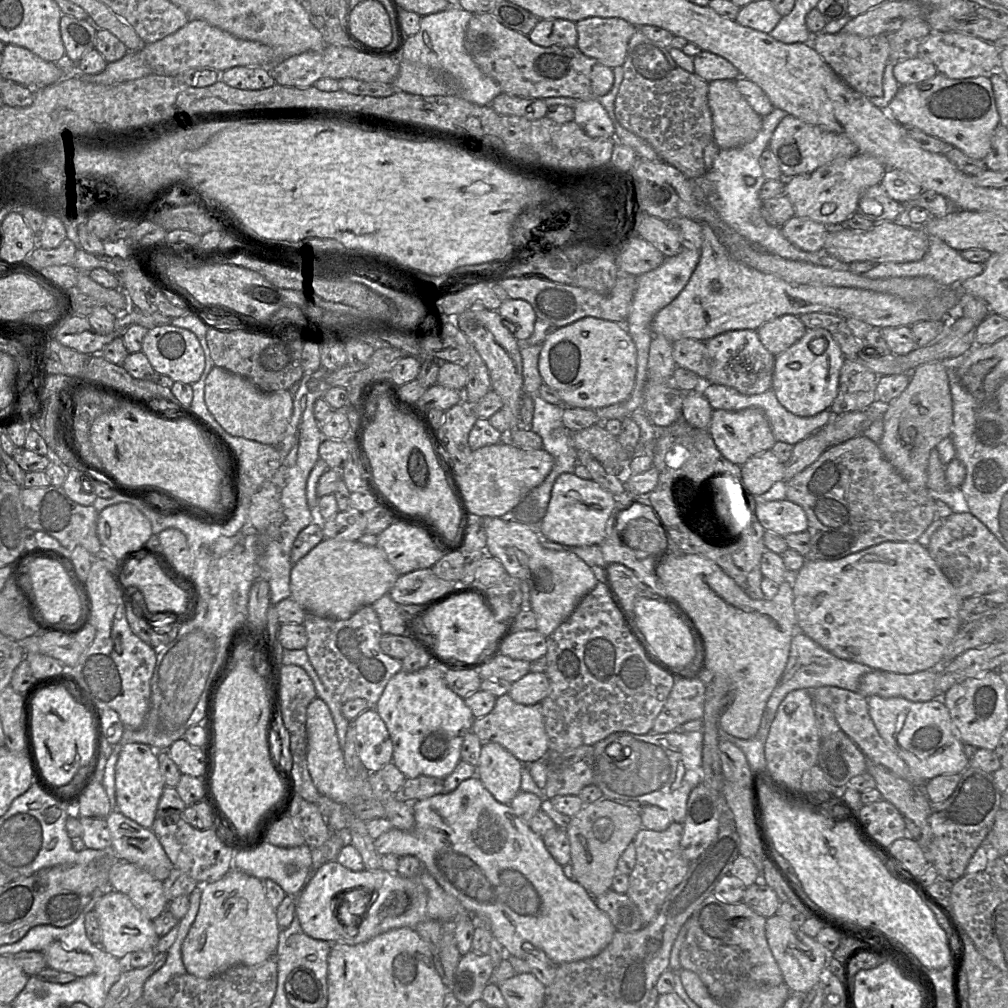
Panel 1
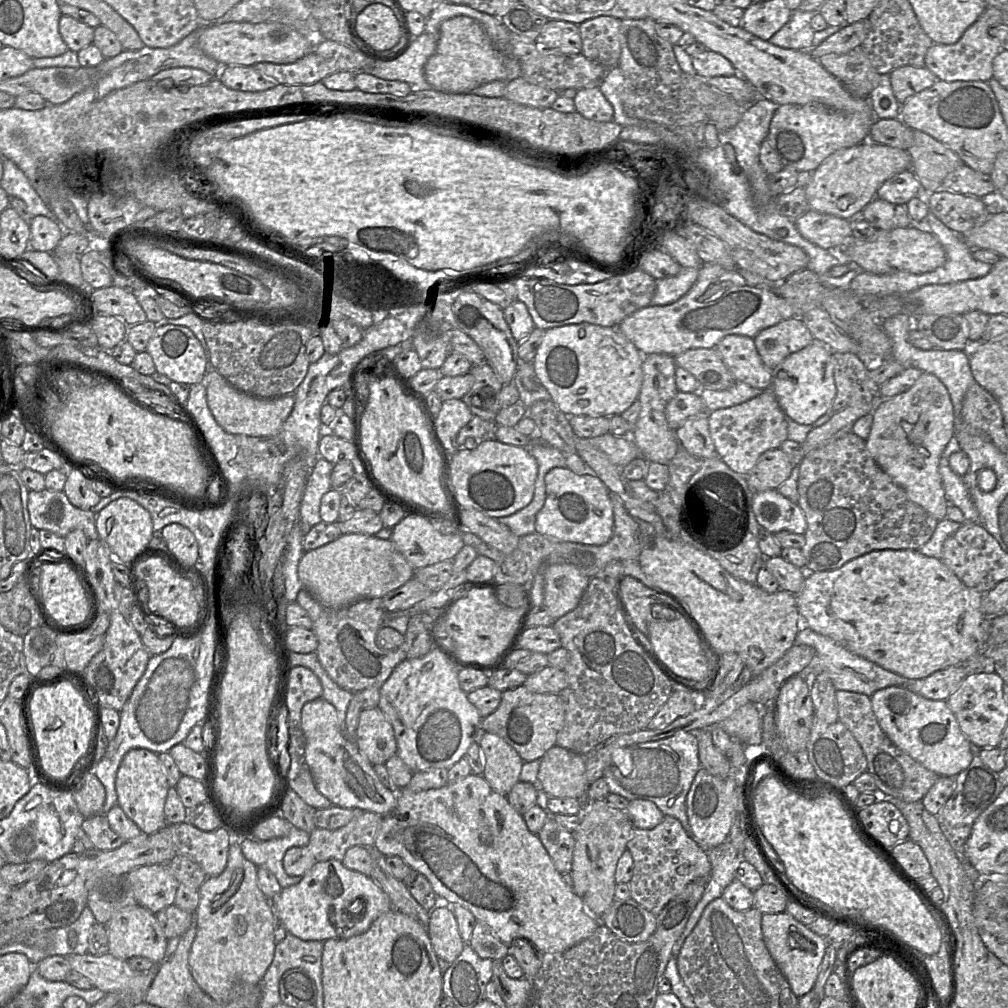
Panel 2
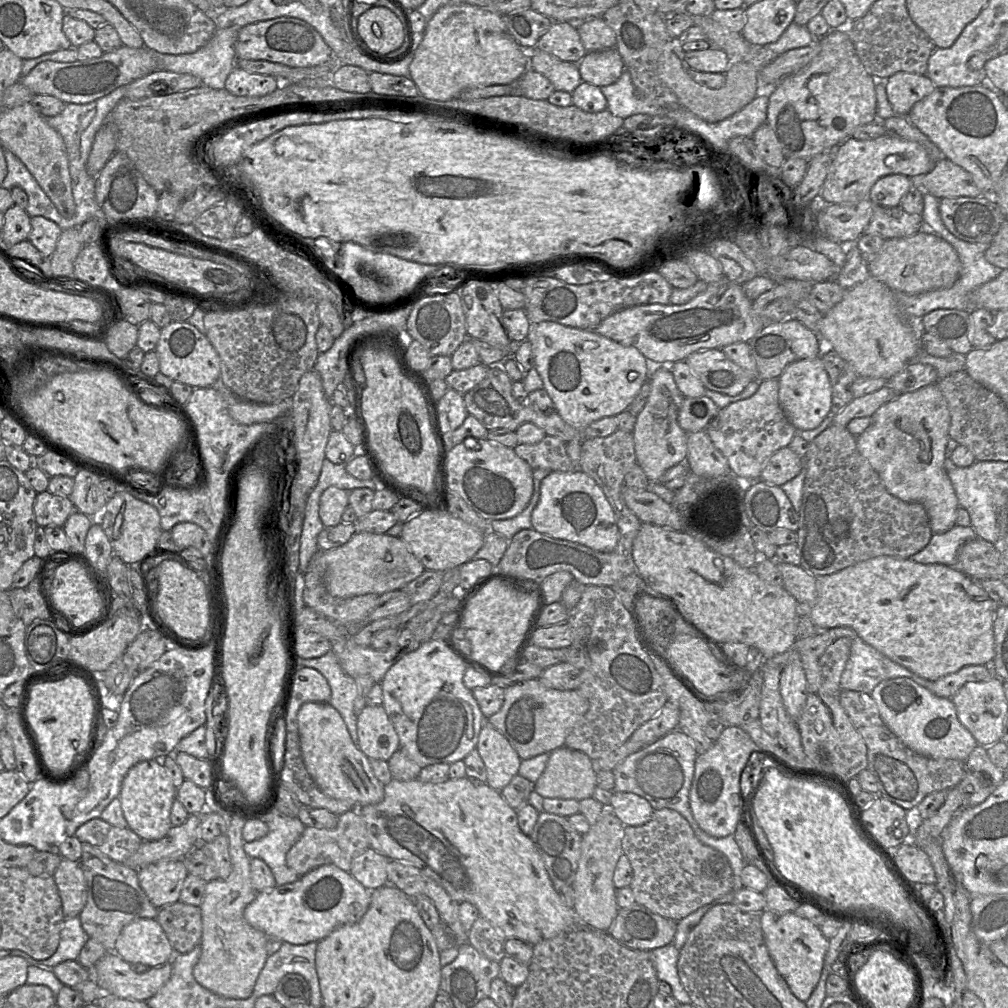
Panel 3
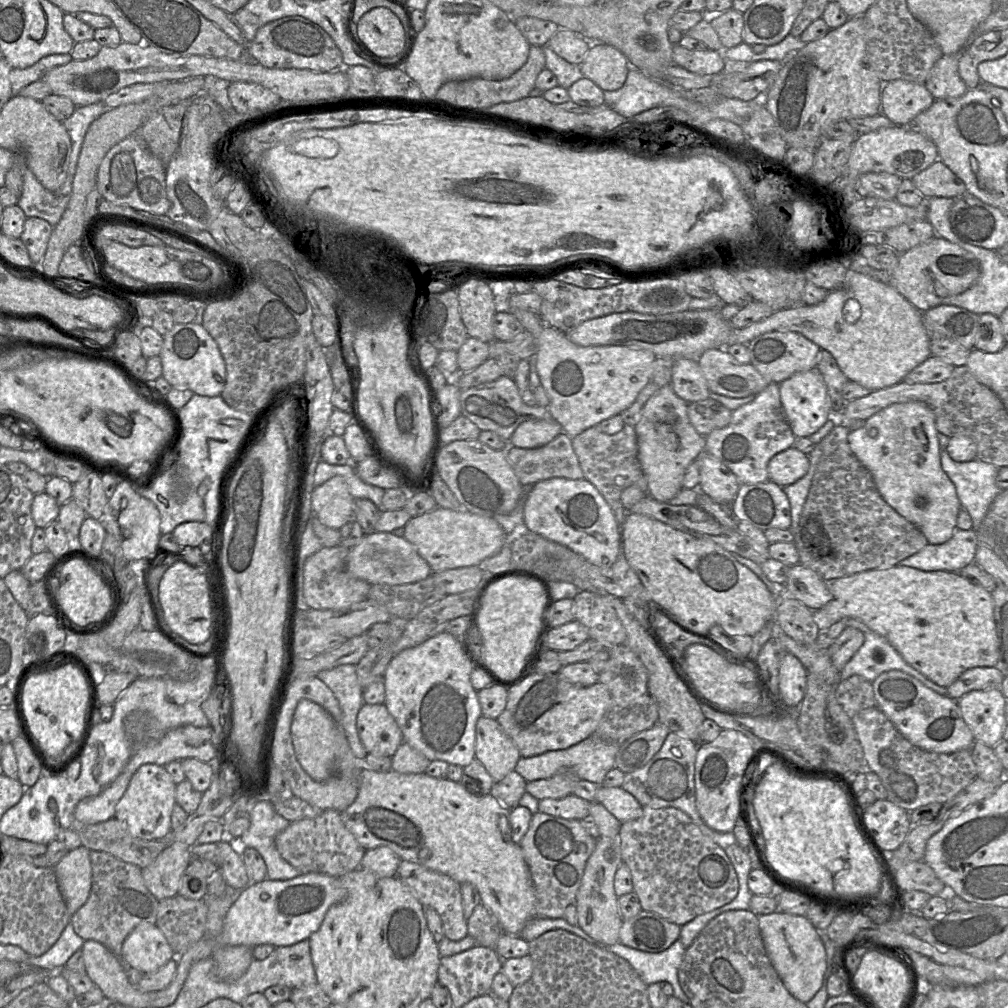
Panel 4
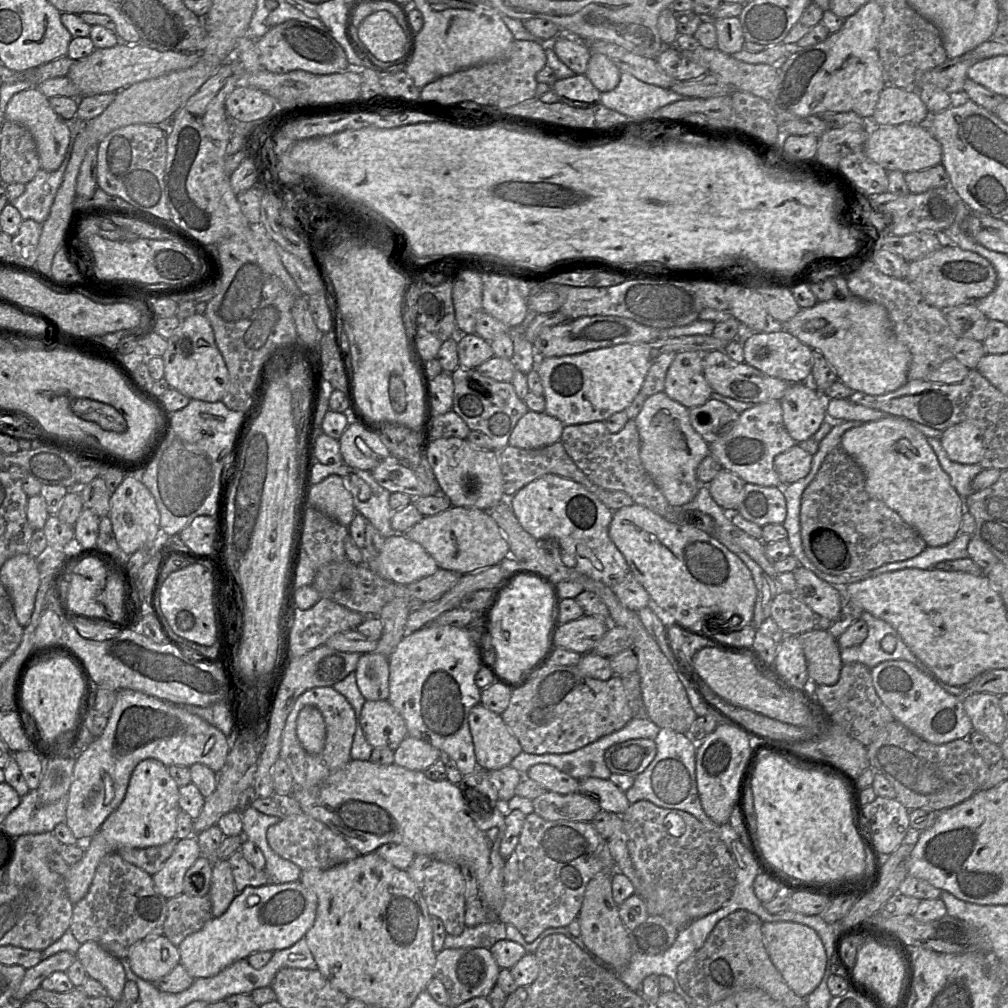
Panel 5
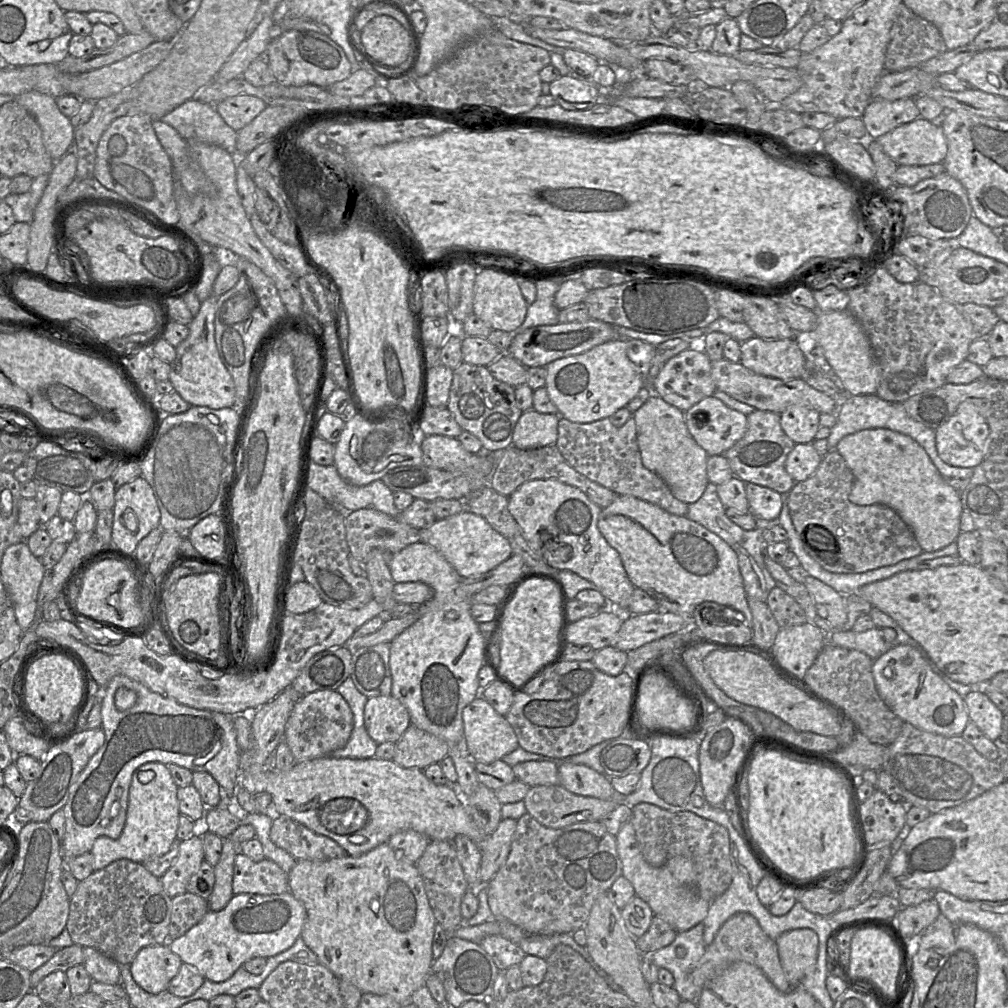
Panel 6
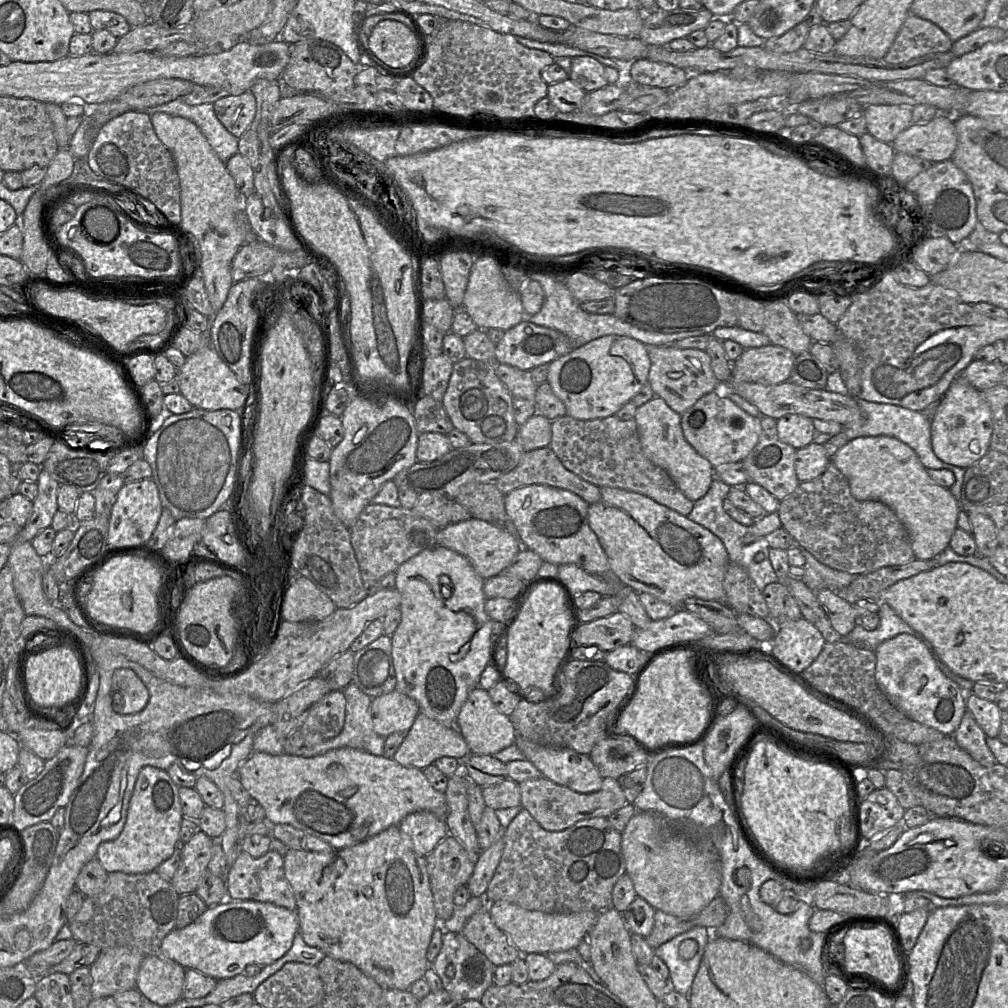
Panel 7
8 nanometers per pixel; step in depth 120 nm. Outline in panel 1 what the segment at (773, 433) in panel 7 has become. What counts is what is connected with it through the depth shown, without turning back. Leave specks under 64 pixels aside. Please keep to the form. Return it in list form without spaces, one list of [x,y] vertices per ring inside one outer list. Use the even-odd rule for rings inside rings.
[[[757,408],[740,411],[713,410],[708,432],[720,453],[730,462],[740,466],[755,454],[771,450],[776,443],[768,419]]]

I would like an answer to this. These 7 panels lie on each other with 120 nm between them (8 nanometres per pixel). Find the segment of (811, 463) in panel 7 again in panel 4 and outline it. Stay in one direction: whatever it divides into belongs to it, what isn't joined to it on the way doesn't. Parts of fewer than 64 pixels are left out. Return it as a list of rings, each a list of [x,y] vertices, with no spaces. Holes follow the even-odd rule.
[[[793,446],[775,454],[767,465],[769,480],[780,487],[795,483],[808,469],[808,455]]]

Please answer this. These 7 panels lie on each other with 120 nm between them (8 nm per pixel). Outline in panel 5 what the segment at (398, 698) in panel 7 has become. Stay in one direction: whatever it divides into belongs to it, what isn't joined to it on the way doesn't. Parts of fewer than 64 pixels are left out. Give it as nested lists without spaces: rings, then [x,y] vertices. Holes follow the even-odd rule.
[[[366,700],[360,713],[364,736],[373,747],[387,747],[393,751],[408,735],[403,717],[386,700]]]

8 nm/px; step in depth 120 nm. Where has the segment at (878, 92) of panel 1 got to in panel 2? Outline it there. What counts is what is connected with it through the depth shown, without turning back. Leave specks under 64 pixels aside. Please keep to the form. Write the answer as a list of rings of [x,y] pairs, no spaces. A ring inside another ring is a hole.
[[[861,47],[842,55],[827,54],[818,60],[853,96],[858,98],[867,98],[881,79],[881,75],[872,66]]]

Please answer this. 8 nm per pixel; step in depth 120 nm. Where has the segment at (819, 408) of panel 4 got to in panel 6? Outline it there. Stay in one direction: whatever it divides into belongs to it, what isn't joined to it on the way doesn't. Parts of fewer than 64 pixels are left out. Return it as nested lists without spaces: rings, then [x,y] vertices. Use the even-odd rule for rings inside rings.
[[[792,405],[780,414],[780,425],[784,433],[795,444],[812,443],[820,427],[820,413],[800,405]]]

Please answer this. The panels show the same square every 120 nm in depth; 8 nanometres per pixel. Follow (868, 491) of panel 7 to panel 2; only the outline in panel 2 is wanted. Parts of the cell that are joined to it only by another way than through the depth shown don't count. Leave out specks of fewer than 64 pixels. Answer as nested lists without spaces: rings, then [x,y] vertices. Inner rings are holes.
[[[923,372],[907,391],[889,399],[879,399],[872,414],[871,431],[865,440],[871,457],[897,485],[905,490],[911,501],[923,507],[938,521],[945,519],[949,502],[939,473],[939,461],[954,435],[954,410],[945,385],[935,375]]]

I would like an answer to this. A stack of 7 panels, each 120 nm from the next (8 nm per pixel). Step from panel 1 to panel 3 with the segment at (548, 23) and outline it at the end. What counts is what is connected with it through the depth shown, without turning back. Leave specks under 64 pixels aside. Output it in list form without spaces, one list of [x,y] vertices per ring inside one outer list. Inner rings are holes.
[[[552,21],[549,30],[540,37],[534,48],[571,63],[579,63],[587,53],[576,23],[569,22]]]

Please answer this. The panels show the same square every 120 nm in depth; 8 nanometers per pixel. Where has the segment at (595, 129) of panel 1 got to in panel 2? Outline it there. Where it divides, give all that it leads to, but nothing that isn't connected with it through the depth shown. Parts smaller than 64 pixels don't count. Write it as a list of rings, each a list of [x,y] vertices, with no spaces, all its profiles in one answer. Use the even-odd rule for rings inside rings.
[[[597,86],[579,89],[573,98],[576,112],[597,121],[613,121],[613,108]]]

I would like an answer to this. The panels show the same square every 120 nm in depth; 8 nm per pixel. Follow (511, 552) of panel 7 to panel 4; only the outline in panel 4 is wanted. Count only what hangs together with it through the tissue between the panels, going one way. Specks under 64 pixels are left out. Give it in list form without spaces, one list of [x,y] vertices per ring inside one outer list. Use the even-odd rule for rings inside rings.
[[[441,507],[411,518],[405,525],[404,538],[416,547],[433,573],[480,563],[497,554],[509,536],[493,518],[466,511],[459,512]]]

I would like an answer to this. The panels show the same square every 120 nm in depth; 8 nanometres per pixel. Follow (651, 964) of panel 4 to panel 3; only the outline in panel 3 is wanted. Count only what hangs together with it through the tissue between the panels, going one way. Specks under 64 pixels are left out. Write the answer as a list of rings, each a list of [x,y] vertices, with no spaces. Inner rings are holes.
[[[668,944],[648,950],[648,953],[659,981],[667,982],[671,986],[672,995],[679,1004],[691,1004],[691,998],[685,991],[677,971],[680,951],[673,944]]]

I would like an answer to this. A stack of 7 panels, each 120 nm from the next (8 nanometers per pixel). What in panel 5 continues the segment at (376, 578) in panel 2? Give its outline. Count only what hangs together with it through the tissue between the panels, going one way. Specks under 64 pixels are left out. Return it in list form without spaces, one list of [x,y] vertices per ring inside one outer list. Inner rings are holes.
[[[397,533],[385,539],[381,552],[368,562],[368,567],[380,577],[404,585],[439,570],[436,561],[422,545]]]

